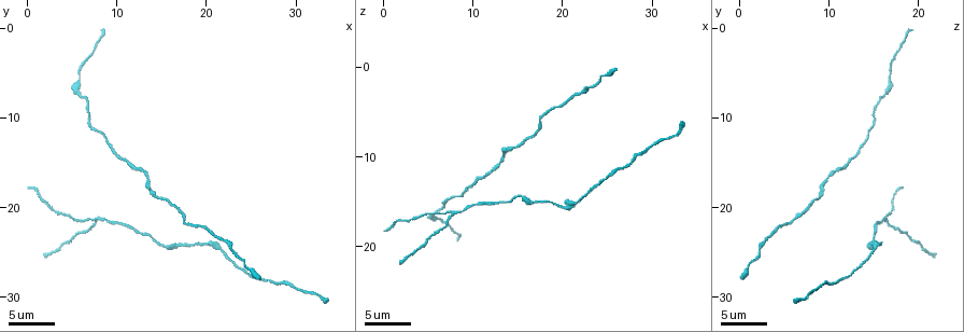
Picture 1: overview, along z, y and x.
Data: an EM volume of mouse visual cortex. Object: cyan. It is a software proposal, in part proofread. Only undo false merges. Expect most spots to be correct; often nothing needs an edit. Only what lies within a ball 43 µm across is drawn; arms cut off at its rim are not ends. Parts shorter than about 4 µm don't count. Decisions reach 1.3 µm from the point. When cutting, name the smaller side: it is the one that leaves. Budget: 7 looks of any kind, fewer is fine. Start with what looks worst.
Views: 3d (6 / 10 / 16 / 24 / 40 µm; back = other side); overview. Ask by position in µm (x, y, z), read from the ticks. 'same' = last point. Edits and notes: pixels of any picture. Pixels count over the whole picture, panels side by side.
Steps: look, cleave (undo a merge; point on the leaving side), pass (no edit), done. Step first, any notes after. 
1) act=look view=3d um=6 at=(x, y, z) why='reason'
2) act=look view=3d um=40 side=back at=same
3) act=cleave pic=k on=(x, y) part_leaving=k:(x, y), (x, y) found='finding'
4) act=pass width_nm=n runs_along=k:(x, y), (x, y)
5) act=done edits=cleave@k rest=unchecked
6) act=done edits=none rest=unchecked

act=look view=3d um=6 at=(8.0, 21.4, 16.0) why='three-way junction'

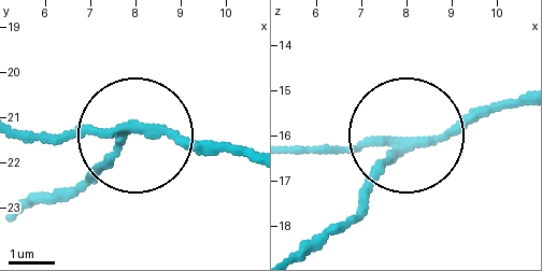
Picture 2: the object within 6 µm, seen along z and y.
act=look view=3d um=6 side=back at=(7.75, 21.25, 16.25) why='other side'

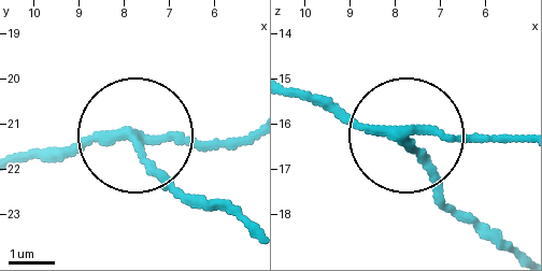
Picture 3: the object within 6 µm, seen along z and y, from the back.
act=cleave pic=3 on=(165, 172) arms=3 part_leaving=3:(119, 141), (184, 195), (242, 210) found='two neurons meet here'

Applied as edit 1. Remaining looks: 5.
act=look view=3d um=6 at=(11.8, 15.6, 11.8)

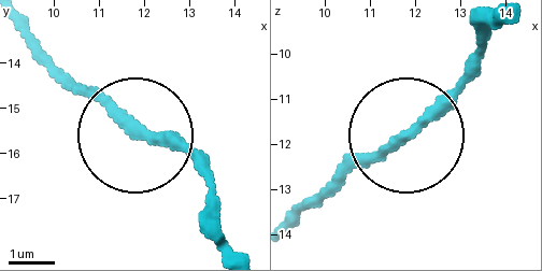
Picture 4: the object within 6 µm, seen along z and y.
act=pass width_nm=260 found='one neuron here'

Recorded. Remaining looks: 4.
act=look view=3d um=10 at=(15.0, 24.2, 14.4) why='thick turns thin'

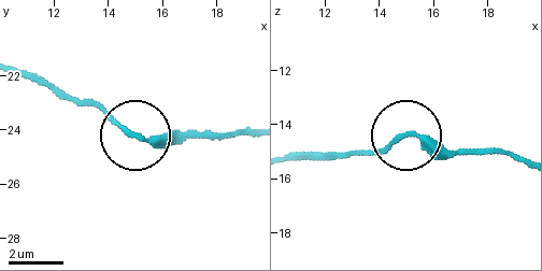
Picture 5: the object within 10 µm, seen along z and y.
act=look view=3d um=6 at=(14.8, 24.0, 14.5)

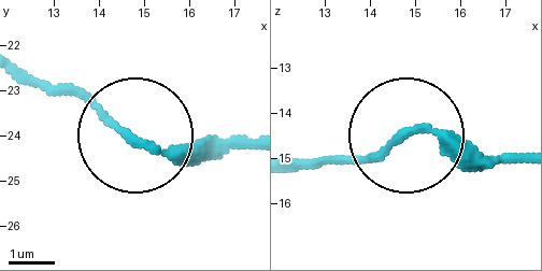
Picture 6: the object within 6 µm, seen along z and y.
act=pass runs_along=6:(22, 70), (80, 89), (160, 144), (253, 144) found='all the same neuron'

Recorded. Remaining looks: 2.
act=done edits=cleave@3 rest=unchecked

